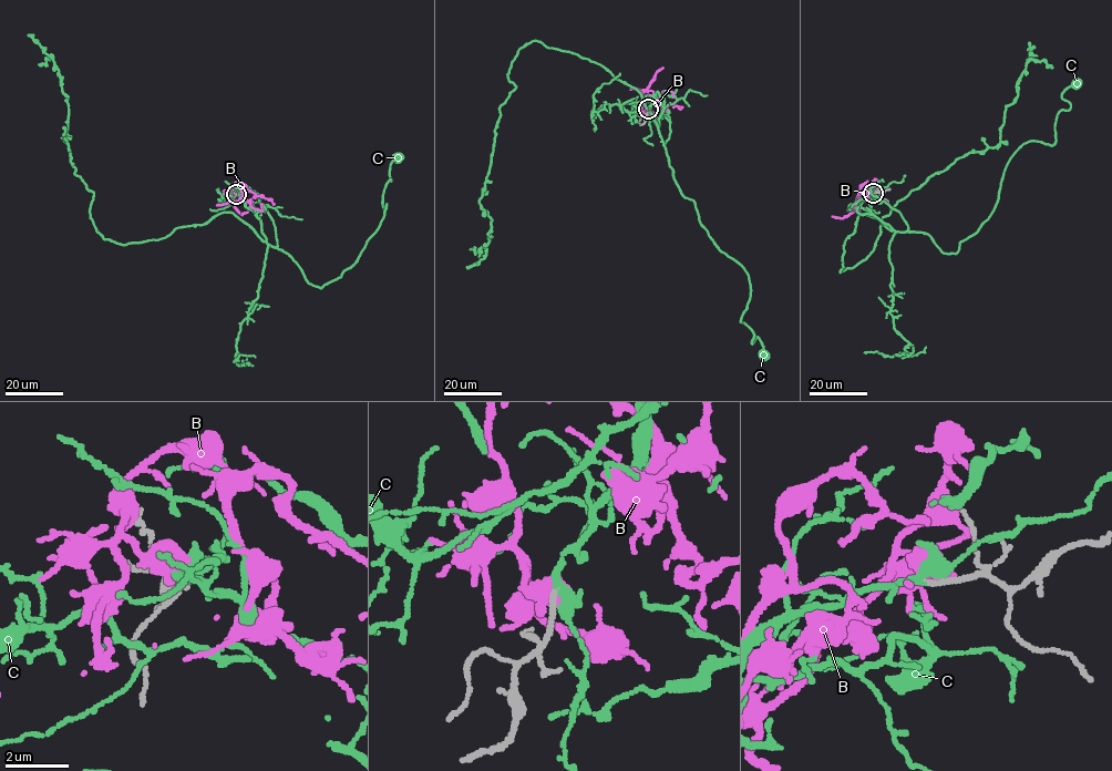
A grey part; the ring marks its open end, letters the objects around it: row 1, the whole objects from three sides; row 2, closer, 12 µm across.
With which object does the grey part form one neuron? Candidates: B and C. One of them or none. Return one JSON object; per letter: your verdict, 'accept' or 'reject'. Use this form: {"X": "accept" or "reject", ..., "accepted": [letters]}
{"B": "reject", "C": "accept", "accepted": ["C"]}

